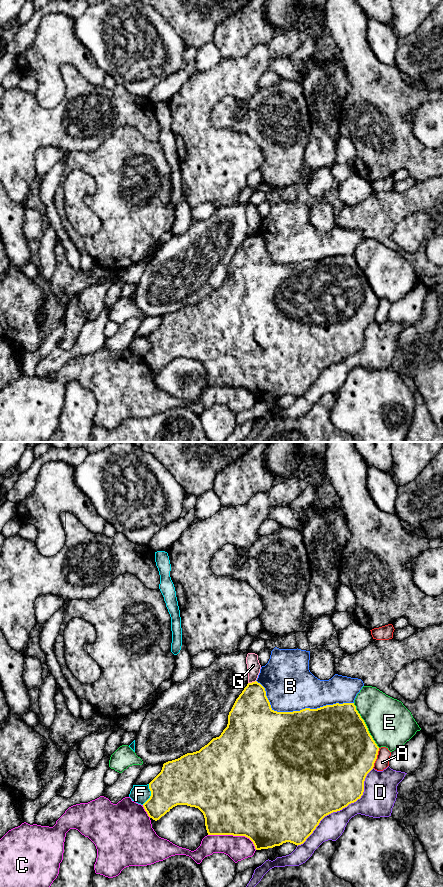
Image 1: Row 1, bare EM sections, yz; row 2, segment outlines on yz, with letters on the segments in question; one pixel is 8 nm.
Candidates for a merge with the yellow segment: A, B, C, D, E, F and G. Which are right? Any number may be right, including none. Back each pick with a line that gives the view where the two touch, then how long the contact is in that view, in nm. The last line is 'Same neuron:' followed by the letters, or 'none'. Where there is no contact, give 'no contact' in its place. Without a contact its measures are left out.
Same neuron: none

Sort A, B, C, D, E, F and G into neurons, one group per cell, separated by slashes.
A / B / C / D / E / F / G

